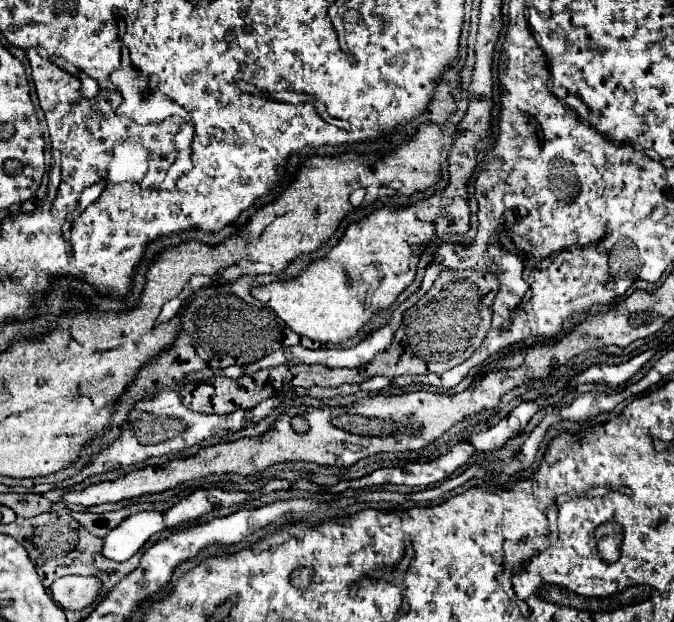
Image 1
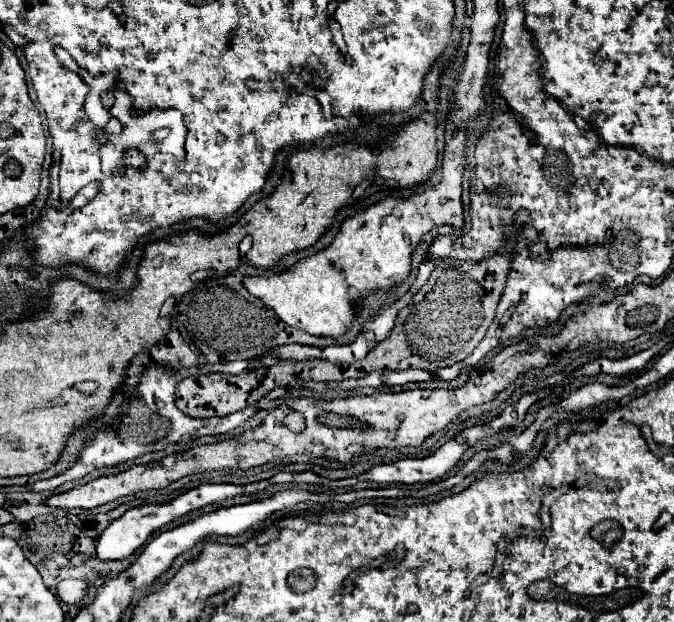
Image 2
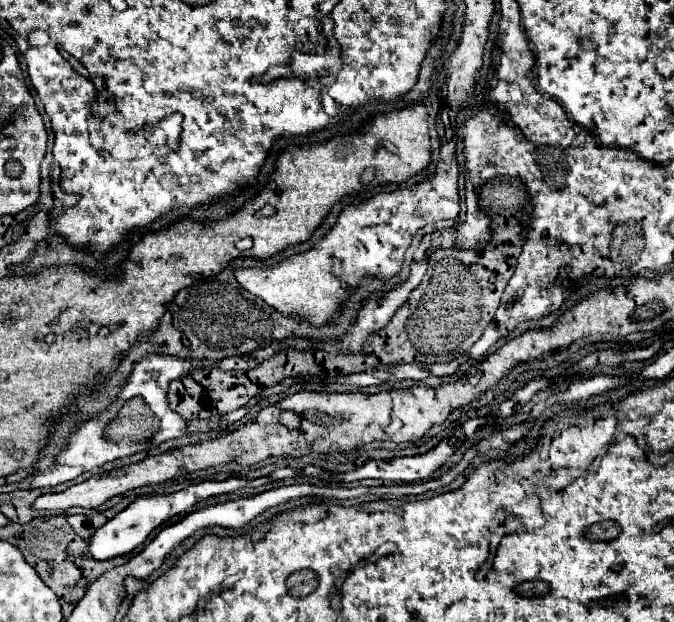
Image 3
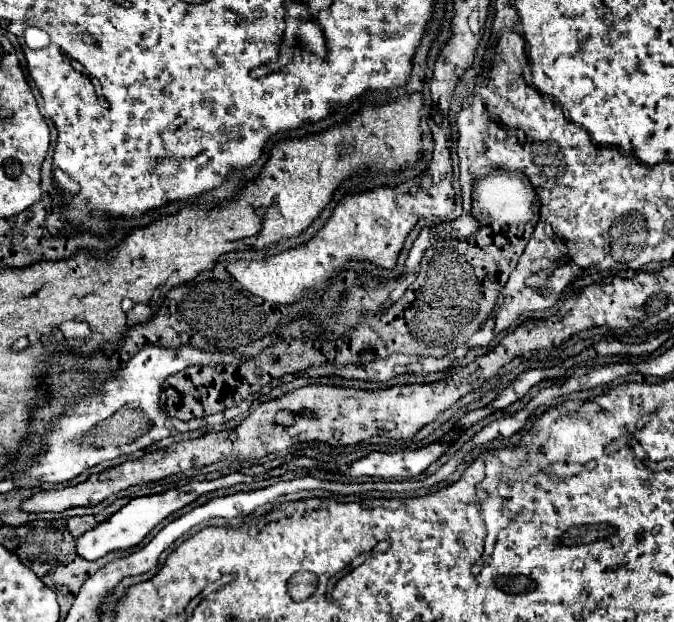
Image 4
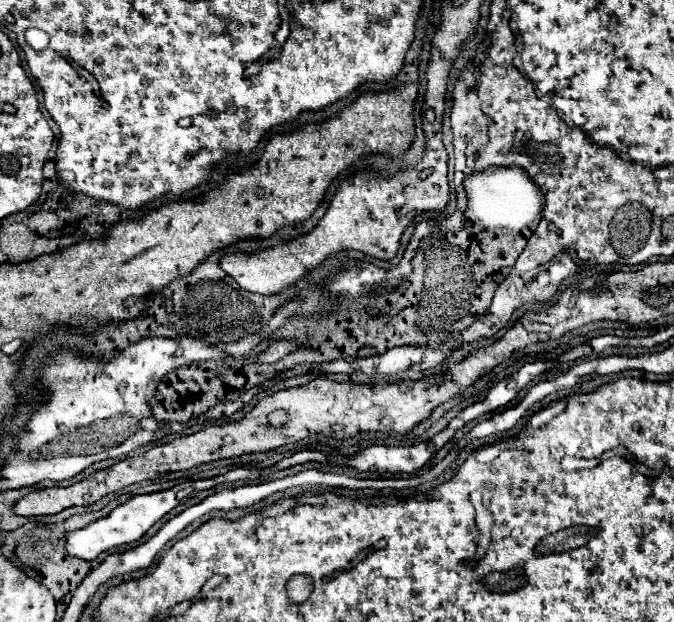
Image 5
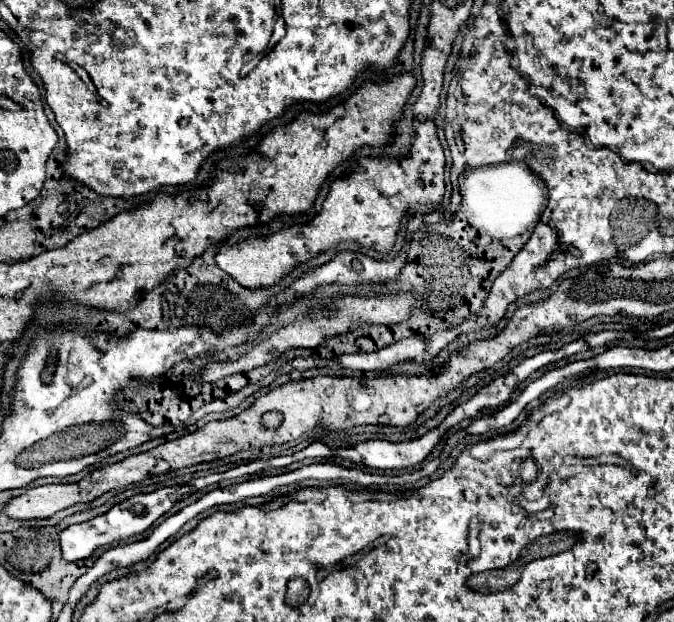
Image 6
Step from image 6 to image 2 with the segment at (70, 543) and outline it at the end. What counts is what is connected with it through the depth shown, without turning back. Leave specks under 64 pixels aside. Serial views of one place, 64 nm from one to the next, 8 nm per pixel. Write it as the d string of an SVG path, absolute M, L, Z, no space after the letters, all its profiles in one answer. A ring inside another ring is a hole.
M200 484L200 486L192 488L192 490L176 496L170 502L164 502L164 504L142 504L142 506L130 508L120 518L110 522L108 528L96 538L96 556L100 560L122 560L122 558L128 558L130 554L134 554L148 540L148 536L154 530L160 530L168 522L172 522L172 520L176 520L180 516L186 516L192 510L204 508L204 506L208 506L212 502L224 500L224 498L228 498L228 484Z

